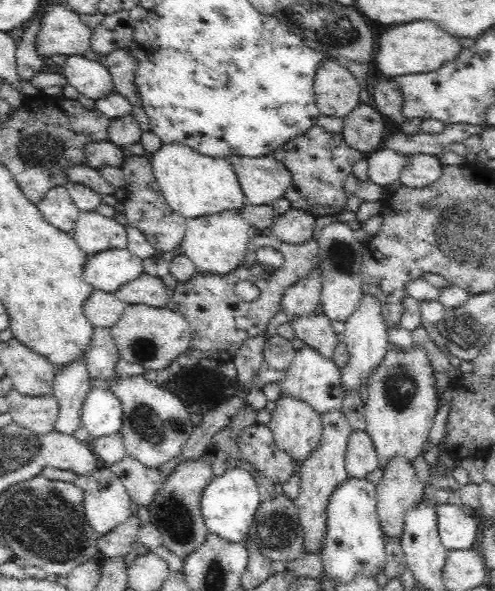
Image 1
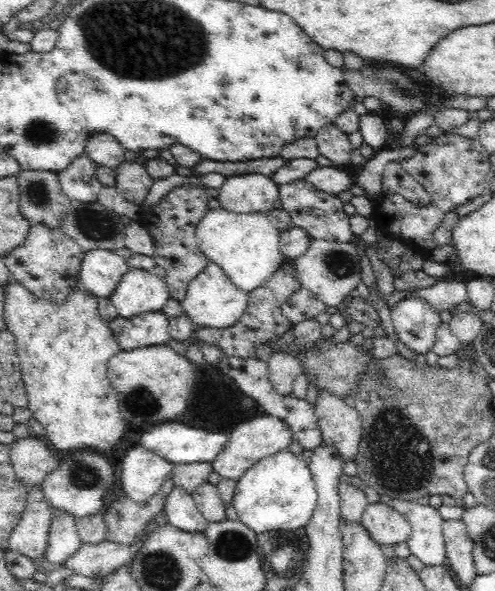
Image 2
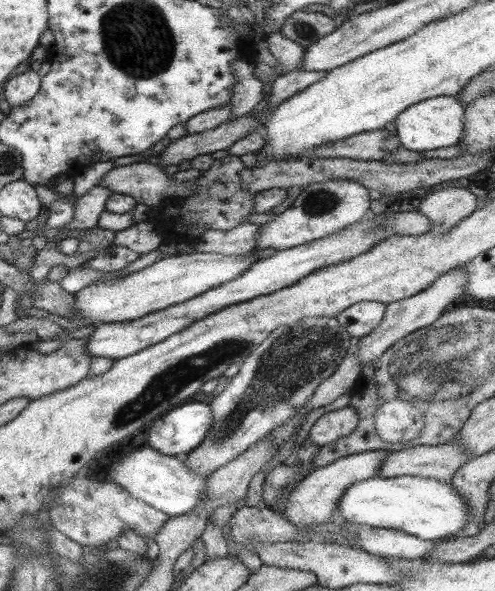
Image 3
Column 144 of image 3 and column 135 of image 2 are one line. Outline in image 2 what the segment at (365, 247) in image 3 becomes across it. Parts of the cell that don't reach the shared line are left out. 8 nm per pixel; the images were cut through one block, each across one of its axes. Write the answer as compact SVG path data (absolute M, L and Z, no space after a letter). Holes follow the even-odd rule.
M161 310L145 312L142 315L132 316L131 319L127 319L124 328L122 328L116 339L120 345L120 350L164 345L170 339L168 328L168 317Z

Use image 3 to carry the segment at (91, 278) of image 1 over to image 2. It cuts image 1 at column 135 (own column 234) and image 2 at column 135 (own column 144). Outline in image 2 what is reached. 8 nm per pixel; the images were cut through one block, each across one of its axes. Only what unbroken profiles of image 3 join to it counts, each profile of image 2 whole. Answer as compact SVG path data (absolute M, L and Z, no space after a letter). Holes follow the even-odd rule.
M129 268L109 296L122 320L160 311L168 298L169 288L164 279L134 268Z

